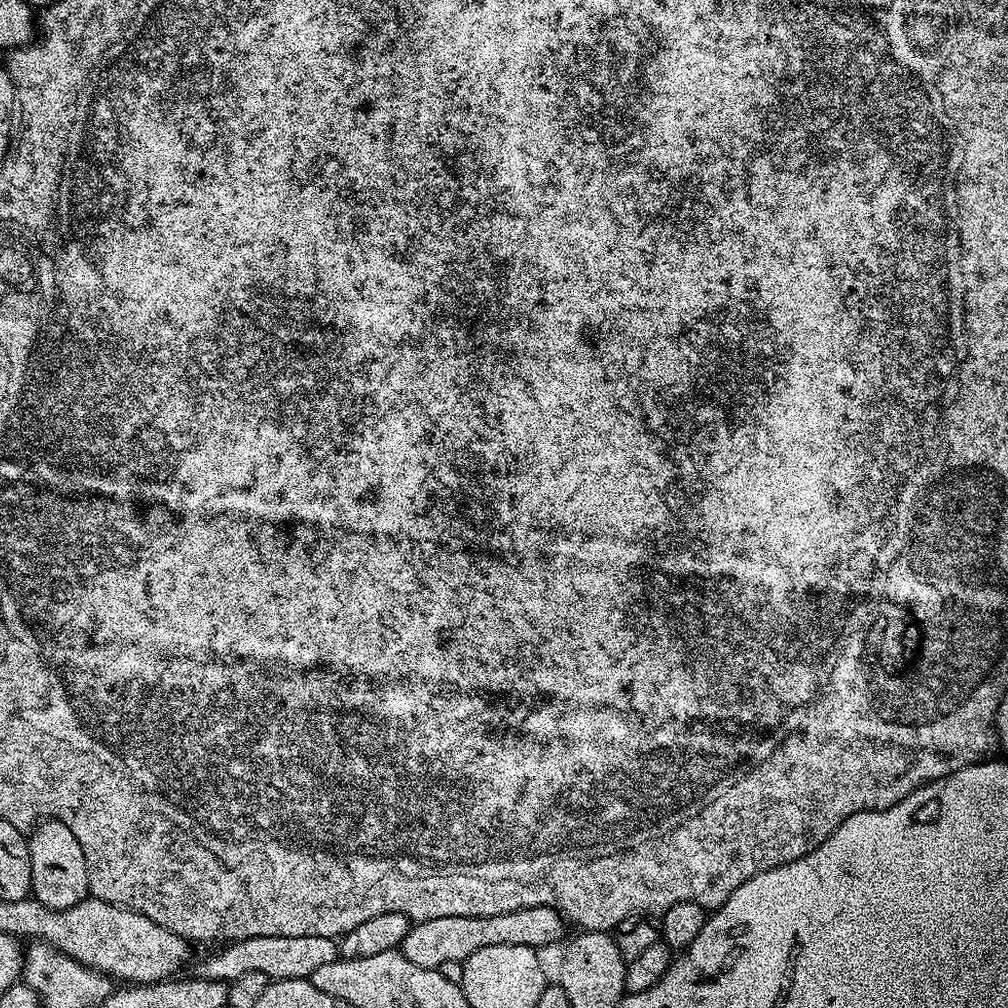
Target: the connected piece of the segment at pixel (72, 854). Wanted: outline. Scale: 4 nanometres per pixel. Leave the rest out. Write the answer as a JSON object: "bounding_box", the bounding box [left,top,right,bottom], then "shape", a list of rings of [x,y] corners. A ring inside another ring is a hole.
{"bounding_box":[27,820,89,908],"shape":[[[41,820],[27,837],[30,850],[31,895],[47,908],[69,908],[89,895],[86,854],[78,846],[70,826],[53,820]]]}

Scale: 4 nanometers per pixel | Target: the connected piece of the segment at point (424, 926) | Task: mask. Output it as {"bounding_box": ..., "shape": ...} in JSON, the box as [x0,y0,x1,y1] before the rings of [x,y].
{"bounding_box":[402,908,565,970],"shape":[[[523,908],[493,916],[430,918],[409,927],[402,951],[407,960],[414,962],[414,966],[439,970],[442,962],[468,960],[470,954],[478,954],[478,950],[486,946],[526,946],[544,950],[547,944],[556,944],[560,939],[565,939],[564,924],[565,917],[555,908]]]}

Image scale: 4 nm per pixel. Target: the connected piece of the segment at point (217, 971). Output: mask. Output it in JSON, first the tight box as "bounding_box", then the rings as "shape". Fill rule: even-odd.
{"bounding_box":[204,936,338,982],"shape":[[[259,936],[258,938],[246,938],[245,940],[233,940],[225,943],[217,952],[212,952],[204,960],[205,980],[223,980],[231,982],[242,978],[242,974],[247,972],[261,972],[266,974],[269,981],[273,980],[306,980],[313,974],[314,970],[319,970],[321,966],[326,966],[338,958],[338,944],[330,936]]]}

